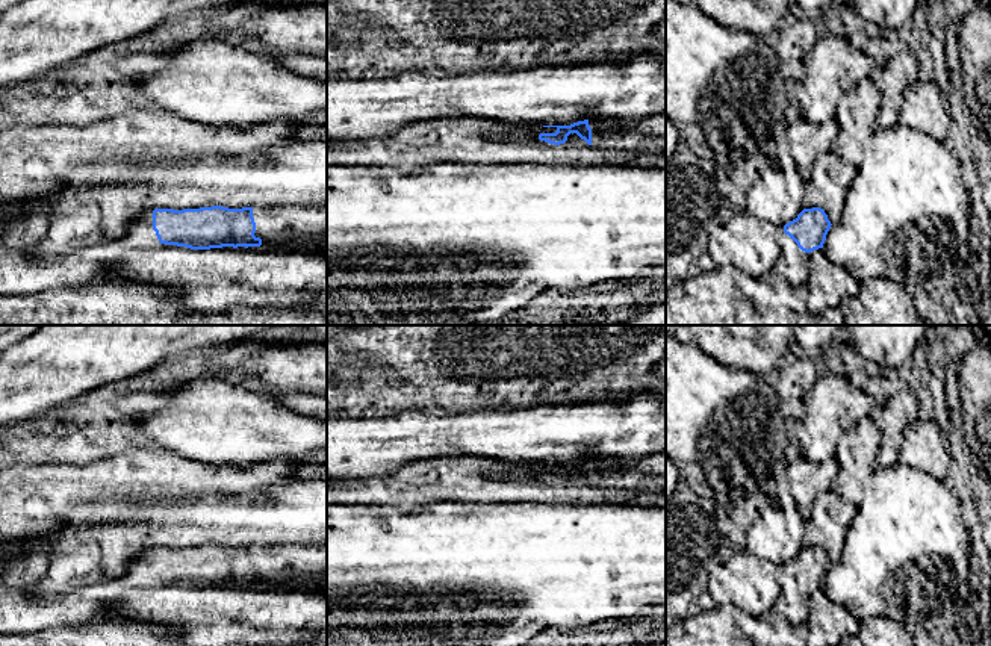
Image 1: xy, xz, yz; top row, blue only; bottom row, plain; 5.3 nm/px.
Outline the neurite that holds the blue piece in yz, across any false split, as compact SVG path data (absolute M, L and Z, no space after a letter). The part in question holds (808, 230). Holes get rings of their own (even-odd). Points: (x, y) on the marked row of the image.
M820 207L803 209L796 219L778 227L779 259L775 269L794 287L808 284L809 253L823 248L831 228Z

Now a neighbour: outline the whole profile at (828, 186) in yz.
M834 150L815 156L812 175L805 183L805 209L820 207L831 224L843 216L846 195L853 179L855 166L844 162Z

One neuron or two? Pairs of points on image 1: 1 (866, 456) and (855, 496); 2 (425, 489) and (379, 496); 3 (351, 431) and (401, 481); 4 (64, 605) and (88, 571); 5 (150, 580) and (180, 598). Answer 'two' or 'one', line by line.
1: one
2: one
3: two
4: two
5: two

